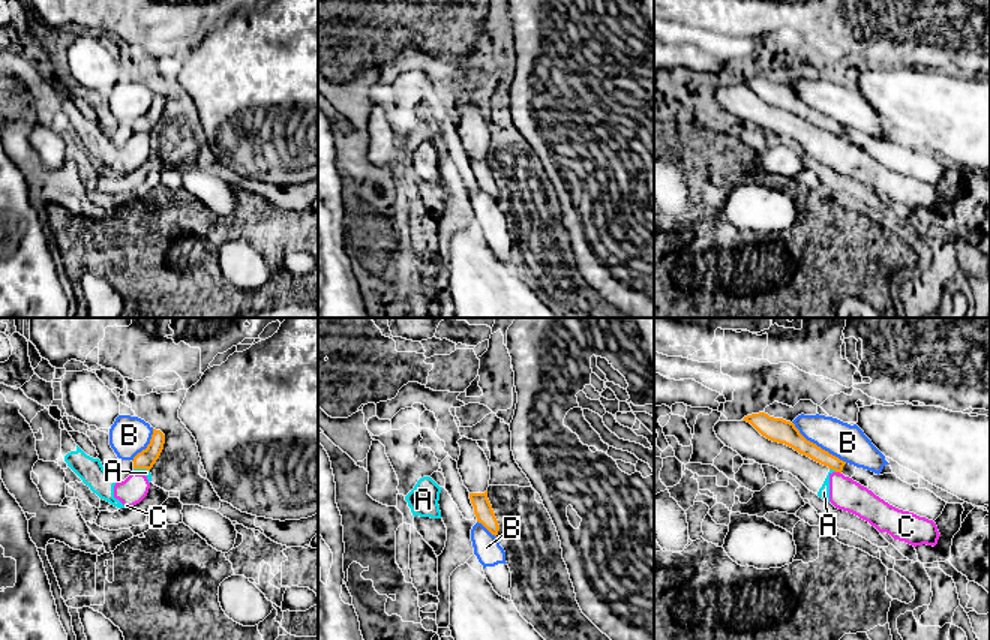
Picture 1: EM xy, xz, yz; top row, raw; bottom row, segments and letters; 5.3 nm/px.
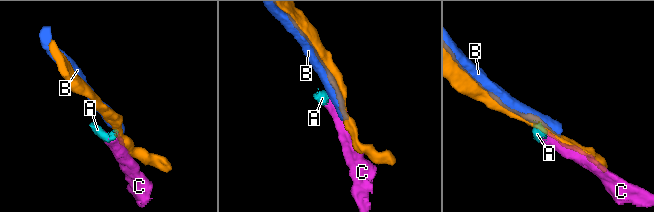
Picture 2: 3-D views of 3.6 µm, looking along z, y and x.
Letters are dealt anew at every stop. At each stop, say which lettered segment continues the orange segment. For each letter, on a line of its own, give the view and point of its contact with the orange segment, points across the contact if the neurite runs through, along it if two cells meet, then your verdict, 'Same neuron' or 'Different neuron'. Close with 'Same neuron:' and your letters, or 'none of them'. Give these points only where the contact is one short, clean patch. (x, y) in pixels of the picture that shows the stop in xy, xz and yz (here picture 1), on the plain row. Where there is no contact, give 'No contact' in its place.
A: Touches orange at yz (833, 134). Boundary: yz (830, 132), (836, 135). Different neuron
B: Touches orange at yz (816, 110). Different neuron
C: Touches orange at yz (839, 135). Different neuron
Same neuron: none of them

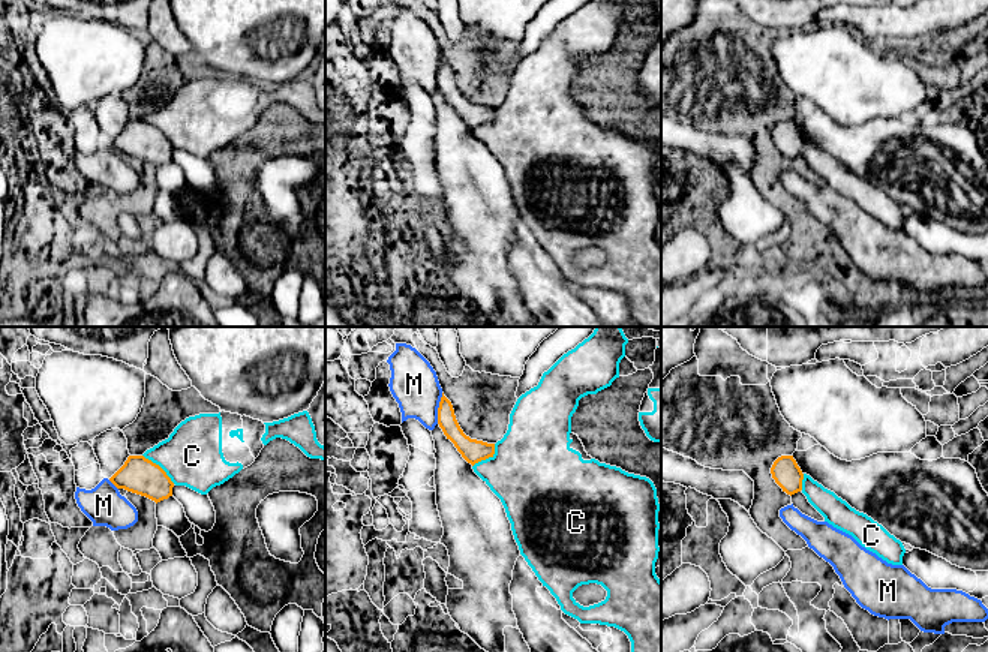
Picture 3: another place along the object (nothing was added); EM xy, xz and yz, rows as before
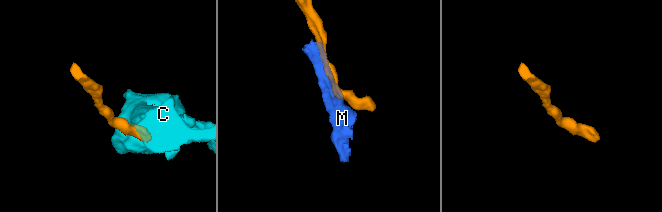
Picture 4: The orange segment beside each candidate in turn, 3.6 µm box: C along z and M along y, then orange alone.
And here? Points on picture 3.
C: Touches orange at xy (159, 131). Same neuron
M: Touches orange at xz (438, 72). Different neuron
Same neuron: C

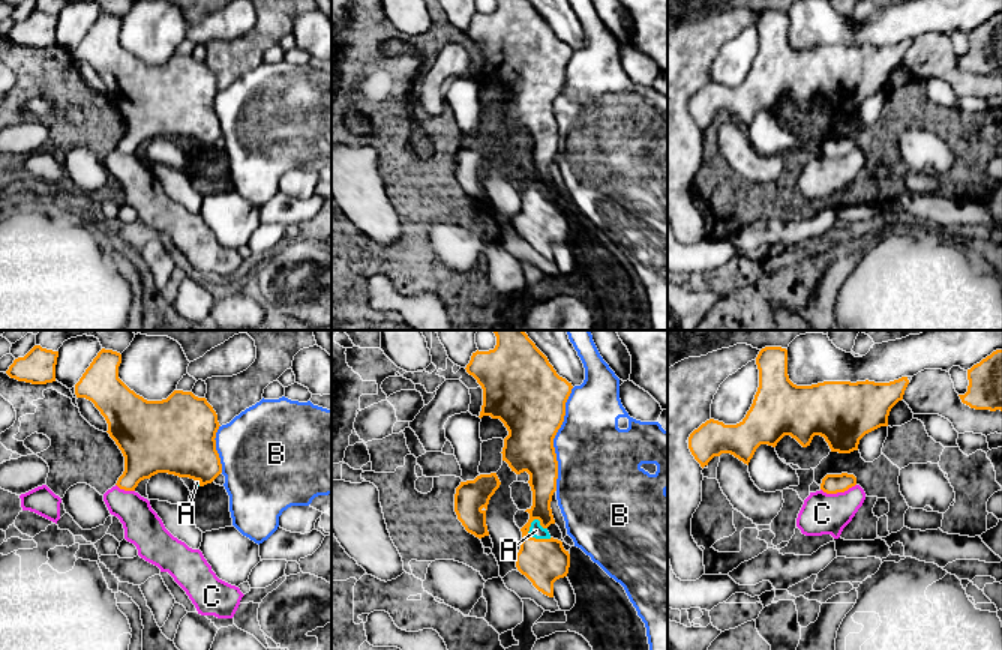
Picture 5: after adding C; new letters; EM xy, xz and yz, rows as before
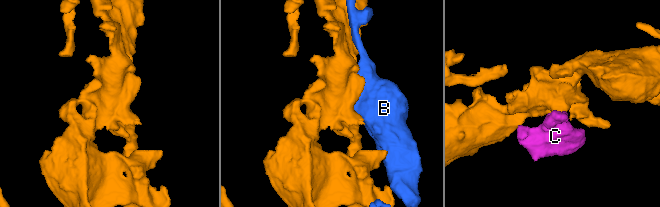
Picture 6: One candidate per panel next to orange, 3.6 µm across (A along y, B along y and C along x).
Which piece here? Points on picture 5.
A: Touches orange at xz (534, 201). Path across: xz (542, 224), (534, 201), (536, 194). Same neuron
B: Touches orange at xz (554, 101). Different neuron
C: Touches orange at yz (837, 155). Boundary: yz (855, 147), (836, 156), (824, 156), (821, 153). Different neuron
Same neuron: A

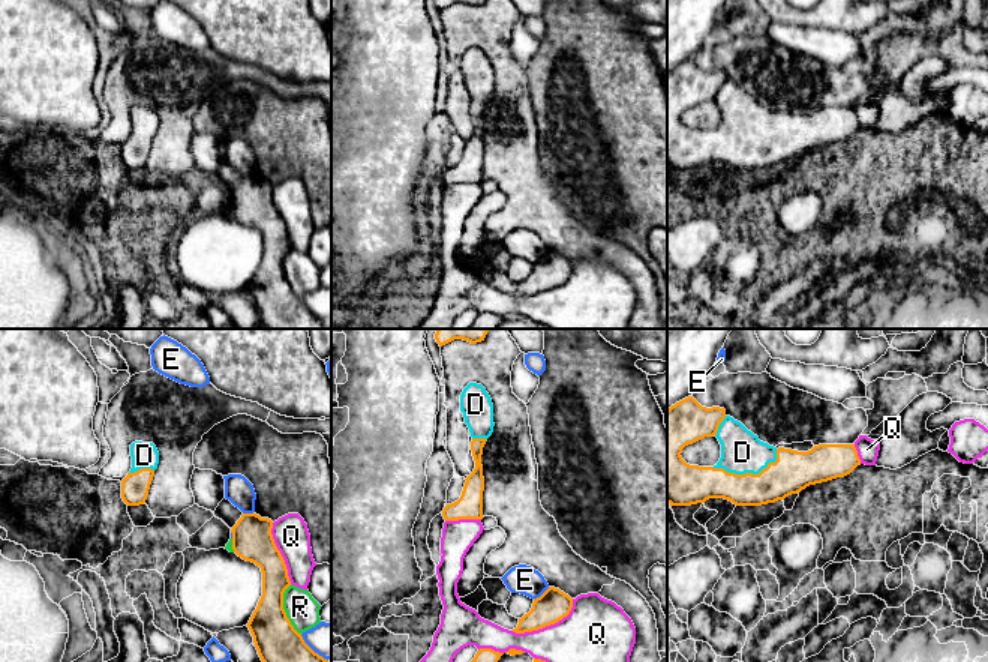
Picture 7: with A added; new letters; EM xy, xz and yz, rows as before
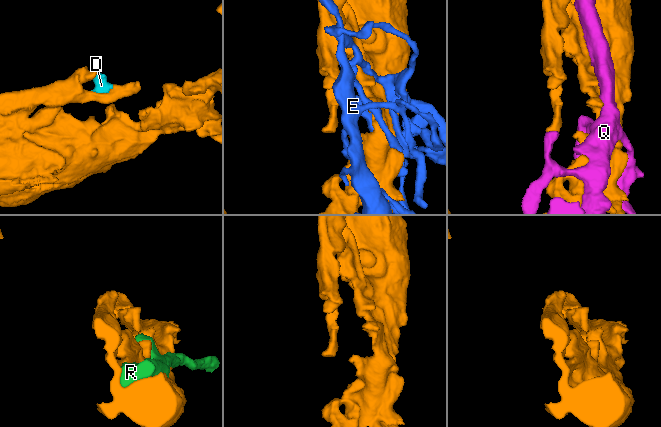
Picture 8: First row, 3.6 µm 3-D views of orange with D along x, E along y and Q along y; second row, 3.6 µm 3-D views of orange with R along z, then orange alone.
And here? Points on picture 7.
D: Touches orange at yz (748, 137). Same neuron
E: Touches orange at xz (543, 257). Different neuron
Q: Touches orange at xz (546, 288). Different neuron
R: Touches orange at xy (284, 273). Different neuron
Same neuron: D

